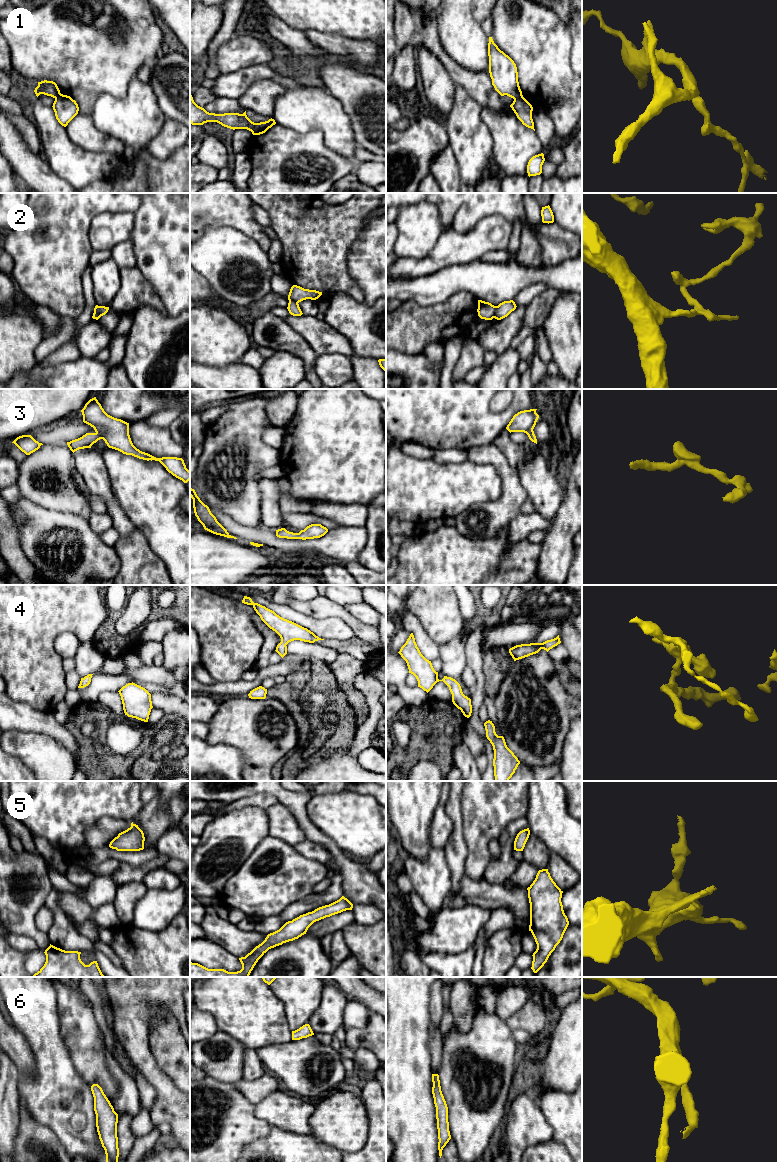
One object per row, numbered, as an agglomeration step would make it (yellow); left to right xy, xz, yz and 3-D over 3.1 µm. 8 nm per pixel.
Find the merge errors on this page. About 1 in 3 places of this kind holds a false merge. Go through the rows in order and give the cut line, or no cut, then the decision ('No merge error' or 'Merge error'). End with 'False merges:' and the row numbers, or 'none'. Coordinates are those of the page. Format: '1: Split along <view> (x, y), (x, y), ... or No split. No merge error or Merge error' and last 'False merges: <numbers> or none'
1: Split along xz (256, 123), (251, 131). Merge error
2: Split along yz (496, 306), (493, 317). Merge error
3: No split. No merge error
4: No split. No merge error
5: No split. No merge error
6: No split. No merge error
False merges: 1, 2

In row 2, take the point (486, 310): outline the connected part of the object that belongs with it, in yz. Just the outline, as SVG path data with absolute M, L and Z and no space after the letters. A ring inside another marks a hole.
M478 300L477 312L481 319L492 320L496 312L496 306L489 302Z

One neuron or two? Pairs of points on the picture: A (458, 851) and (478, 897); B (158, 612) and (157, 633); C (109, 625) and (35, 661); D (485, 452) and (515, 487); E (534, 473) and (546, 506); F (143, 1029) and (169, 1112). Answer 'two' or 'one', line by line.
A: two
B: two
C: two
D: one
E: one
F: one

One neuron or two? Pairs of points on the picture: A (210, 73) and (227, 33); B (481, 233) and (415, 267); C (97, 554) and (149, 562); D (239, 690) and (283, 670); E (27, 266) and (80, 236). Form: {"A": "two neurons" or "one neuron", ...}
{"A": "one neuron", "B": "one neuron", "C": "two neurons", "D": "one neuron", "E": "one neuron"}

